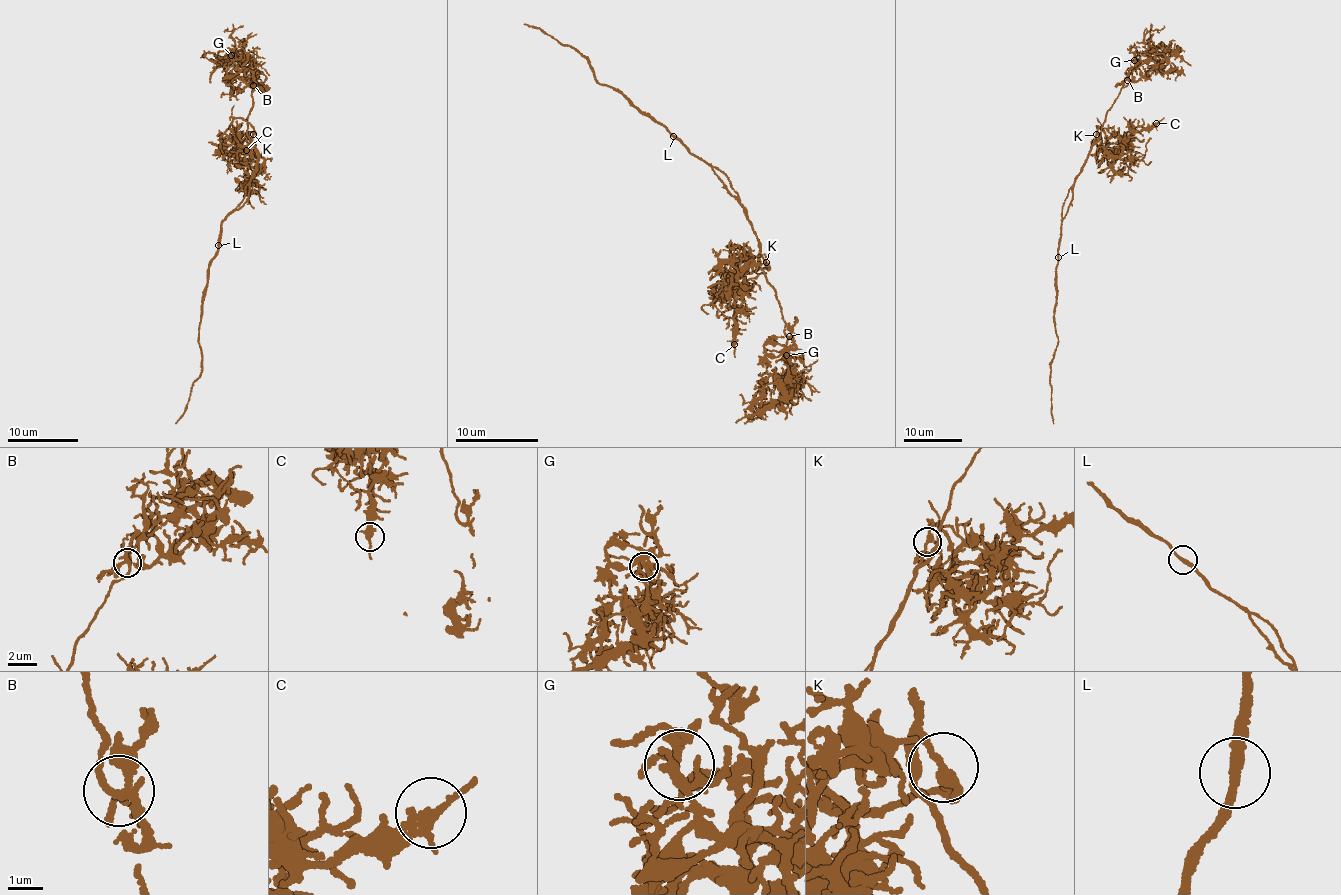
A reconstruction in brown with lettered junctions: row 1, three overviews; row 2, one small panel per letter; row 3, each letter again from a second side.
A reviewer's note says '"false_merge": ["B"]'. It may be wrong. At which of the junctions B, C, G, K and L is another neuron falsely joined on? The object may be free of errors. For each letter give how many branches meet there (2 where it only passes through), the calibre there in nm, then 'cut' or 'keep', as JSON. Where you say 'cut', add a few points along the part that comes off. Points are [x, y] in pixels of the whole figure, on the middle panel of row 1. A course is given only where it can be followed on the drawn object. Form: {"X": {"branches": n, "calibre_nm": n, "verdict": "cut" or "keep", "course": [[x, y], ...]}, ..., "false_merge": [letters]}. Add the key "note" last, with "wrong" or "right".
{"B": {"branches": 2, "calibre_nm": 260, "verdict": "keep"}, "C": {"branches": 2, "calibre_nm": 240, "verdict": "keep"}, "G": {"branches": 2, "calibre_nm": 240, "verdict": "keep"}, "K": {"branches": 2, "calibre_nm": 260, "verdict": "keep"}, "L": {"branches": 2, "calibre_nm": 220, "verdict": "keep"}, "false_merge": [], "note": "wrong"}

